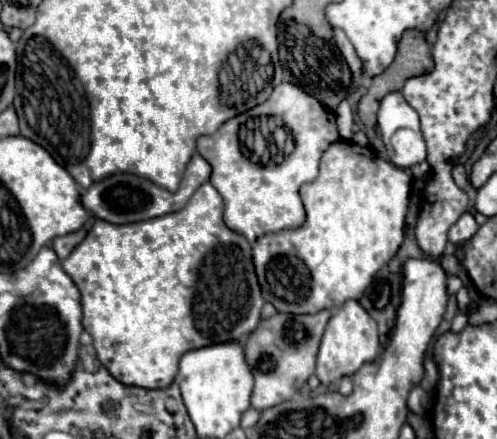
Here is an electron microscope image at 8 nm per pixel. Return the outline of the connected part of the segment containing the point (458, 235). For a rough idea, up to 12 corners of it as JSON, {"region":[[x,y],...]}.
{"region":[[469,212],[449,228],[449,242],[465,242],[475,234],[475,218]]}

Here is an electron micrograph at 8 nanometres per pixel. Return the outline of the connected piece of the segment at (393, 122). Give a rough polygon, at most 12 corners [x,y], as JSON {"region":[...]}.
{"region":[[401,92],[379,106],[379,130],[399,168],[425,162],[417,112]]}

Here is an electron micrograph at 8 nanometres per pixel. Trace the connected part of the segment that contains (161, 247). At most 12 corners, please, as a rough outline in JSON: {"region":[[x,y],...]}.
{"region":[[209,182],[63,260],[97,358],[167,388],[265,304]]}

